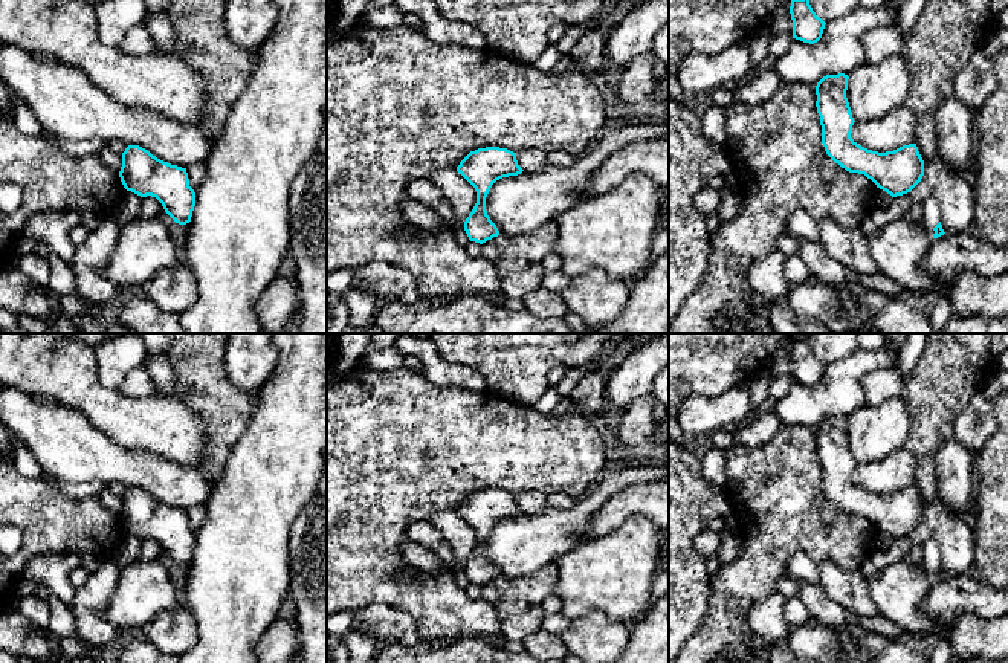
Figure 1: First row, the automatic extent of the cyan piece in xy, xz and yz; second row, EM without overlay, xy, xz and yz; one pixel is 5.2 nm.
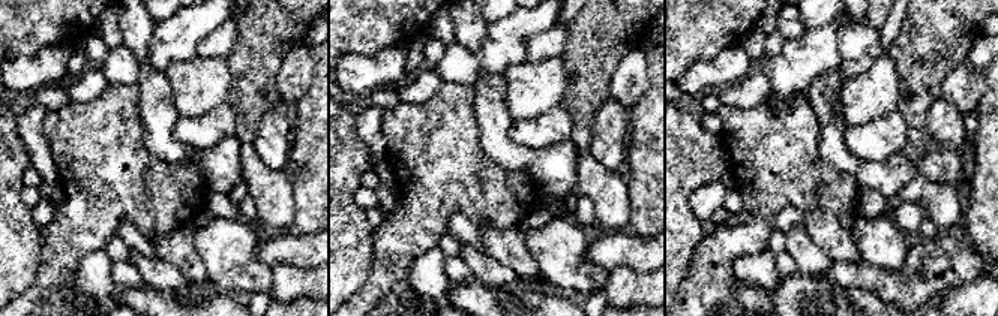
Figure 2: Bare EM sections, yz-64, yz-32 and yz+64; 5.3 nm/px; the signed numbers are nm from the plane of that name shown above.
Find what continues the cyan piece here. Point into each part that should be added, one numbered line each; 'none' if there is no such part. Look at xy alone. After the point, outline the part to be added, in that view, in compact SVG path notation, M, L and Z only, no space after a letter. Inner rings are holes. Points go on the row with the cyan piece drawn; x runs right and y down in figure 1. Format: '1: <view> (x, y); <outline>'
none

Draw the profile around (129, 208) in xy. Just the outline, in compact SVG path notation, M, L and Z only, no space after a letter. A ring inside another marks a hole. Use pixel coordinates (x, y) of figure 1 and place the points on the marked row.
M127 191L108 220L122 228L139 217L141 206L142 197Z

